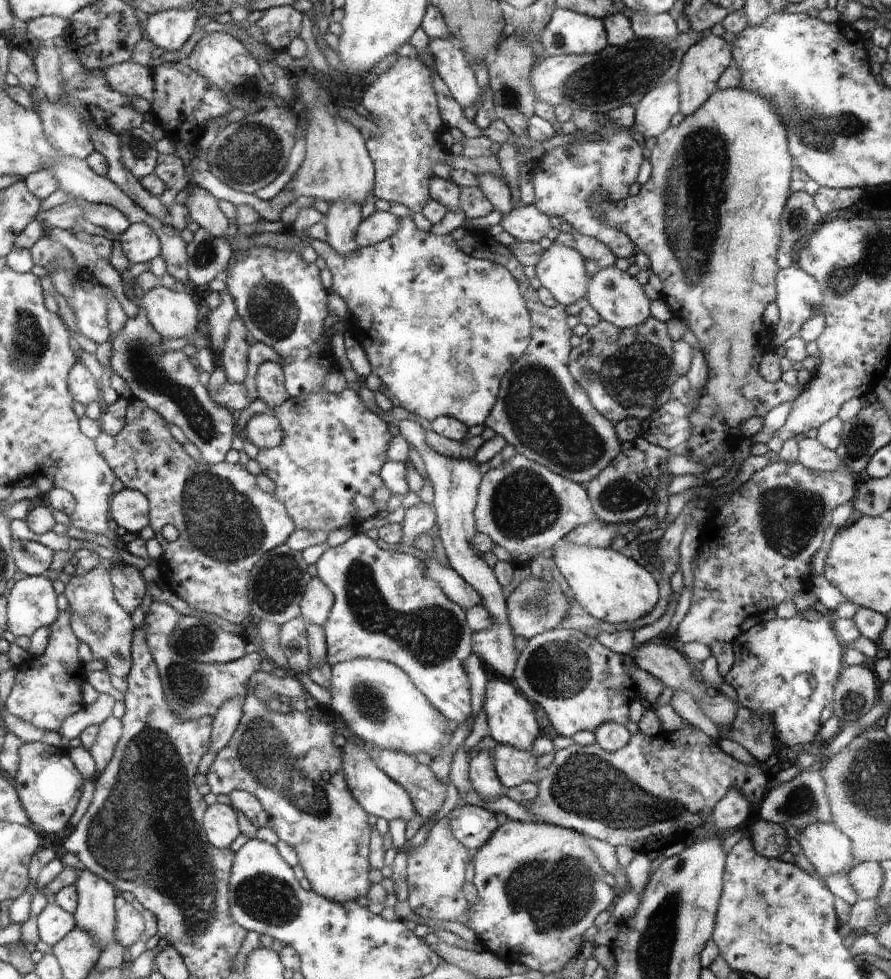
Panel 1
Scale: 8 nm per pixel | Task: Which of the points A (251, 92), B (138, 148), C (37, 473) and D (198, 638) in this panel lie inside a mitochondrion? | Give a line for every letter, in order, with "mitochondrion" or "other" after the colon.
A: mitochondrion
B: mitochondrion
C: other
D: mitochondrion

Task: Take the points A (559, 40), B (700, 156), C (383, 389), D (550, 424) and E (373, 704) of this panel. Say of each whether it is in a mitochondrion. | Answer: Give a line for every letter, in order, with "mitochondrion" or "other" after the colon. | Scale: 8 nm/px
A: mitochondrion
B: mitochondrion
C: other
D: mitochondrion
E: mitochondrion

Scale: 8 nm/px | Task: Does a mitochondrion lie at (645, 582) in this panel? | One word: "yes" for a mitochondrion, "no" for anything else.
no

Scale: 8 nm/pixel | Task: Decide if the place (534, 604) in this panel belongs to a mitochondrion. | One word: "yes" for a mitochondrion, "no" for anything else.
yes

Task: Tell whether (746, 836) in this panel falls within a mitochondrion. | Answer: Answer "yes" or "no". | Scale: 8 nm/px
no

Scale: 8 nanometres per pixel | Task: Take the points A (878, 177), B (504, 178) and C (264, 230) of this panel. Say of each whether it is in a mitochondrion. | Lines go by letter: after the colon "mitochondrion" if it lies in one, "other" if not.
A: other
B: other
C: other

